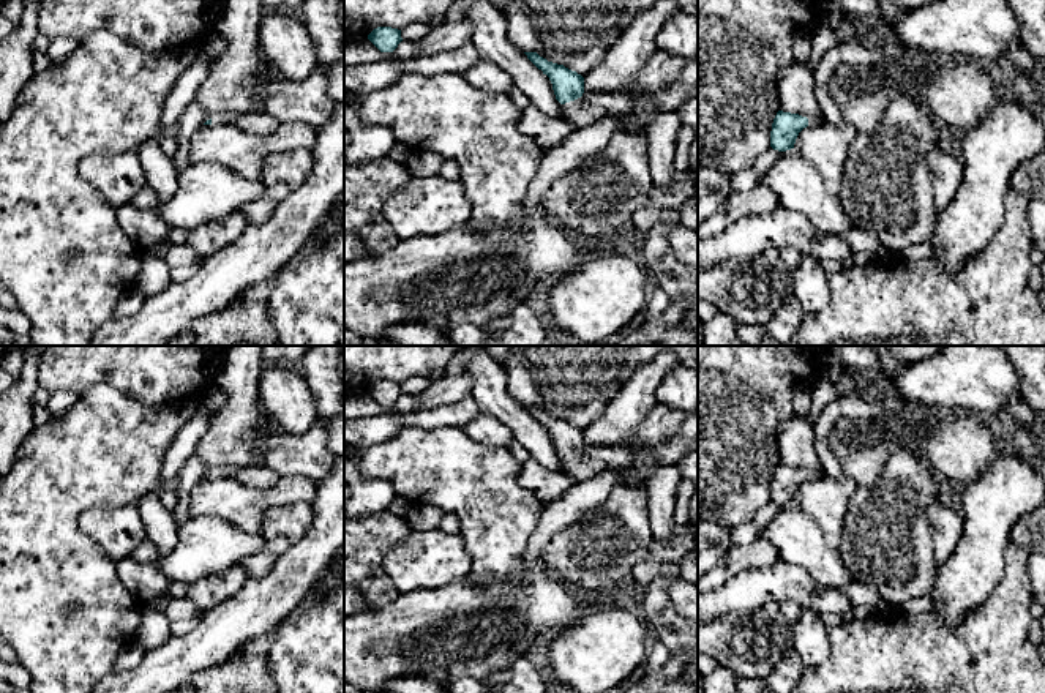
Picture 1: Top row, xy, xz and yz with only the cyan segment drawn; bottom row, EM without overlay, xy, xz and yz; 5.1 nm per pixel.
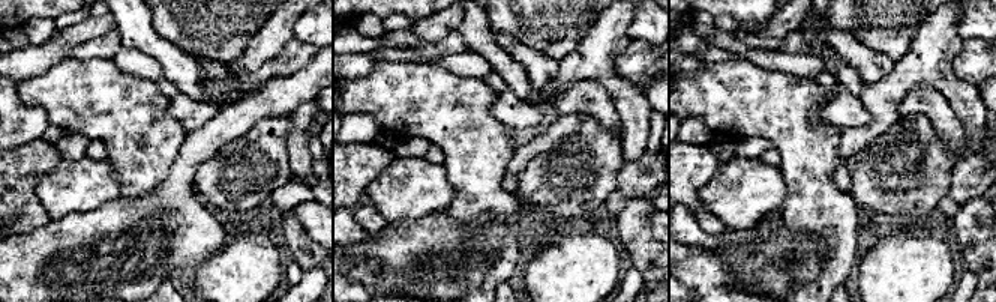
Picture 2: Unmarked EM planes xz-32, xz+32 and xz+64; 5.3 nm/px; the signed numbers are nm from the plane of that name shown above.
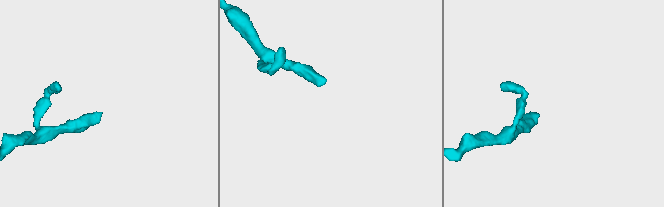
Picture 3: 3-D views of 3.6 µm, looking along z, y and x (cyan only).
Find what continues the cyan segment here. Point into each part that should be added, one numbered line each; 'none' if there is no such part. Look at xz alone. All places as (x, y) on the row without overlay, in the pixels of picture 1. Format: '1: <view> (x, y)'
1: xz (589, 463)

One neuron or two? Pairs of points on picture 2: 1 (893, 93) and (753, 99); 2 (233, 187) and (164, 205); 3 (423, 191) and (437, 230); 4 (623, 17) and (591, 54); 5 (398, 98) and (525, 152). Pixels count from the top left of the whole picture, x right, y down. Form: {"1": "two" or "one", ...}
{"1": "two", "2": "two", "3": "two", "4": "one", "5": "two"}

